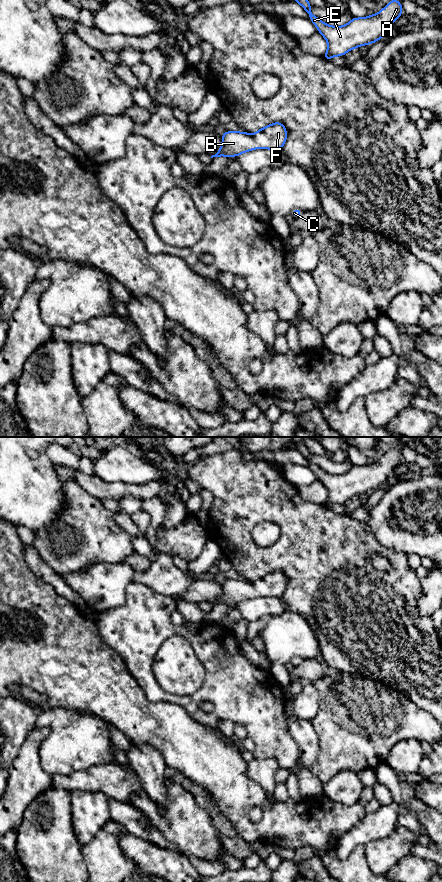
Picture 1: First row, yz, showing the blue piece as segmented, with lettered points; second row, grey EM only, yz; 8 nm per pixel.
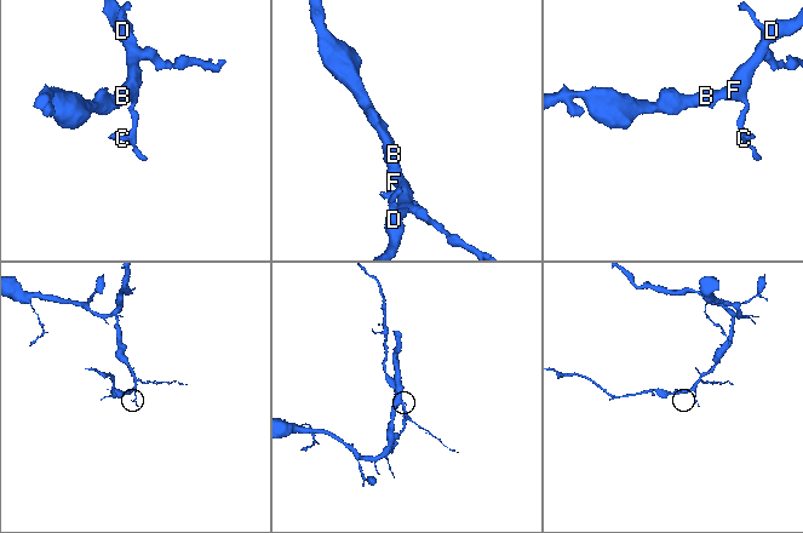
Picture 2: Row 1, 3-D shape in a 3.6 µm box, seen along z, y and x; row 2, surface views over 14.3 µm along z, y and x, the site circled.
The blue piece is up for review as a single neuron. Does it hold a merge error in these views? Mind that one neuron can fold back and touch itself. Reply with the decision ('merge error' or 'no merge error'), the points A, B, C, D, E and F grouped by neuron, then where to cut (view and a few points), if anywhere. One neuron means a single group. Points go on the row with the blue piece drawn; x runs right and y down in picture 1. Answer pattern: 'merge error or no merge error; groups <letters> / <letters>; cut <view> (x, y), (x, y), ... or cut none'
no merge error; groups A B C D E F; cut none

